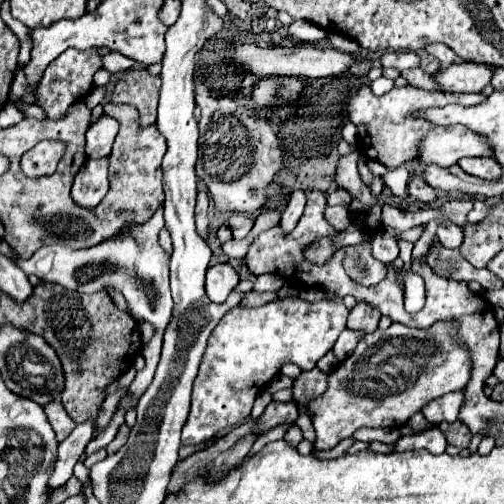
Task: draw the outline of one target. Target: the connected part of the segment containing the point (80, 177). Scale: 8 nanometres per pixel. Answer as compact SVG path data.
M109 155L101 159L87 159L85 165L75 175L75 181L71 187L73 201L89 209L97 205L109 189L107 173L109 173Z

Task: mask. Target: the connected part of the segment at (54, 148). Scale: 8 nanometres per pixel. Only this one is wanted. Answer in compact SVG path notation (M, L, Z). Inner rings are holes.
M45 139L41 143L37 143L33 149L29 149L23 157L21 157L21 169L25 175L29 177L41 177L41 175L49 175L55 171L59 159L65 153L65 141L51 141Z

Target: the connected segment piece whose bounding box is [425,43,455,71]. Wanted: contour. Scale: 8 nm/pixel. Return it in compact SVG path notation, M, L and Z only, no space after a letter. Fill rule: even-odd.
M437 43L437 45L429 45L425 51L431 53L431 55L435 55L435 57L439 59L439 71L447 69L447 67L453 63L453 59L455 59L453 49L449 49L449 47L441 45L441 43Z

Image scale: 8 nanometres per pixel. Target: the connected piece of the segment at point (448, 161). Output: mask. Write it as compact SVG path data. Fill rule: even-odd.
M449 125L449 127L437 127L429 137L425 137L425 143L421 143L419 149L419 159L425 161L427 165L435 163L441 167L455 165L461 157L493 157L493 147L491 143L475 131L469 131L465 125Z

